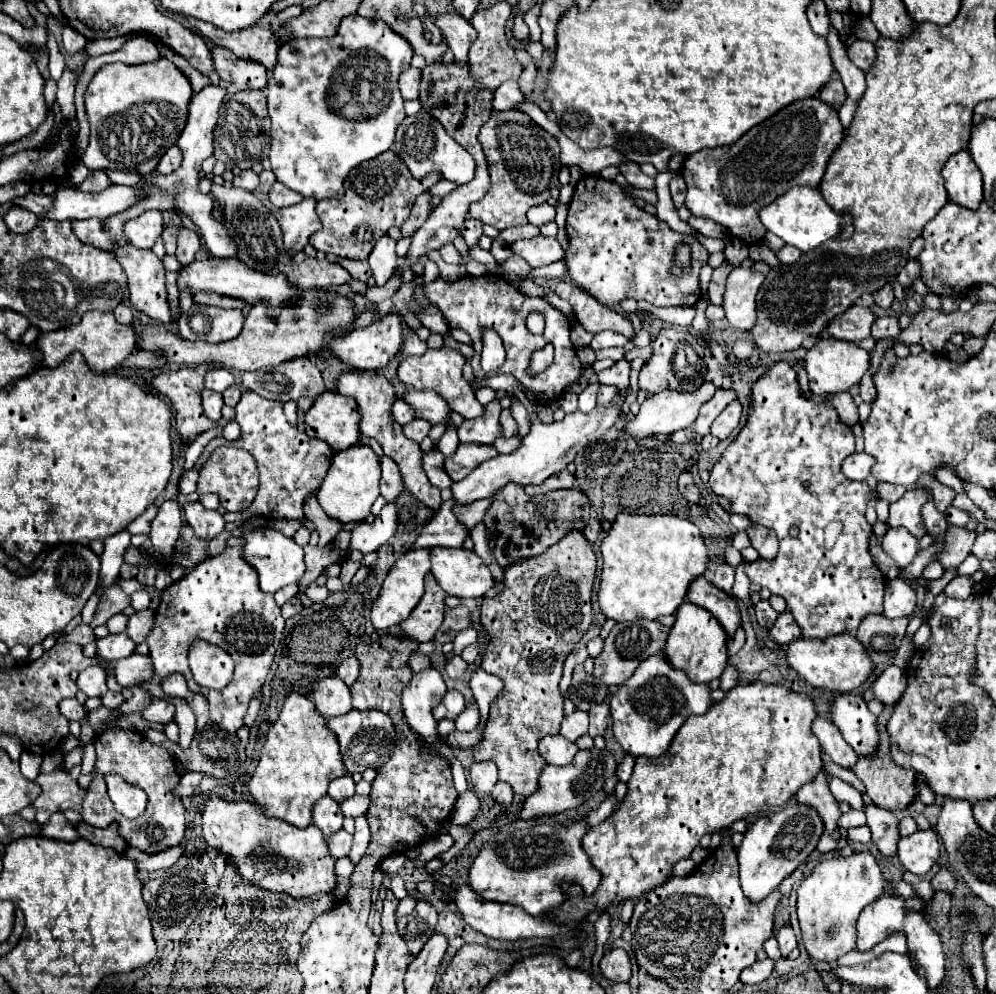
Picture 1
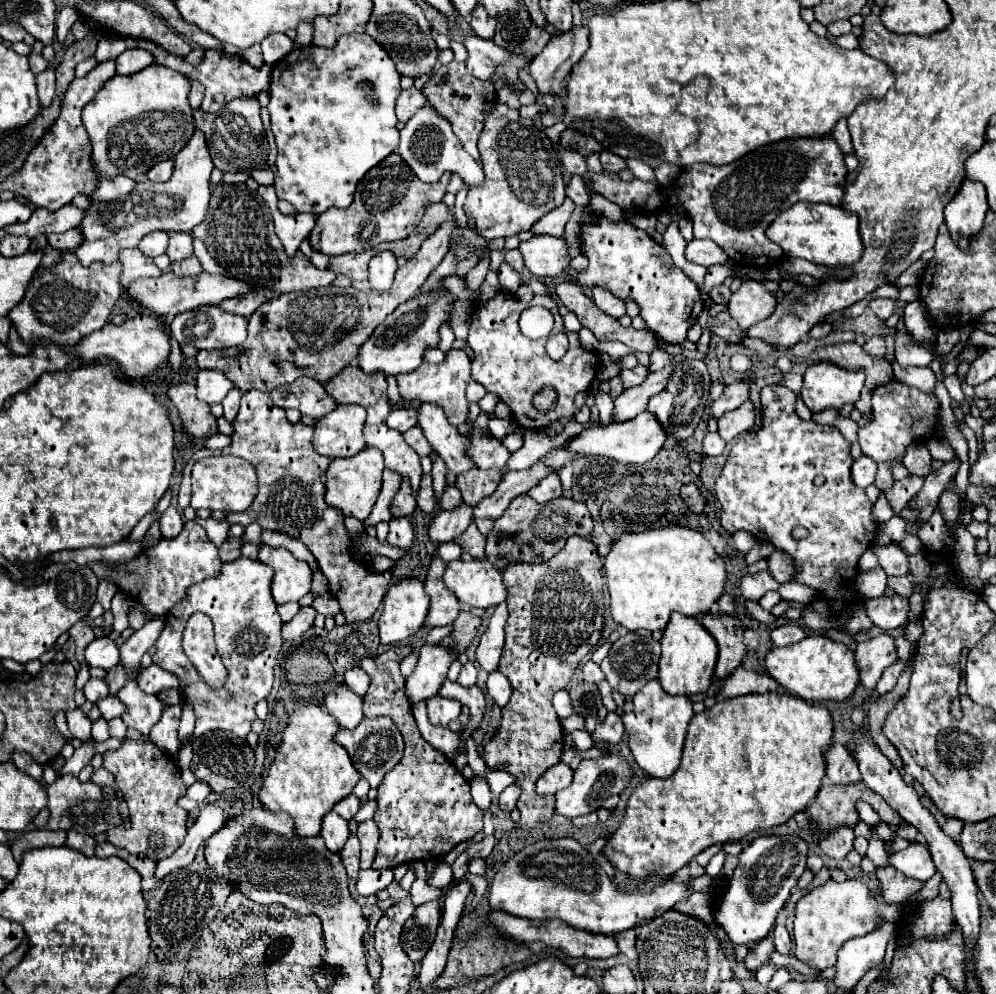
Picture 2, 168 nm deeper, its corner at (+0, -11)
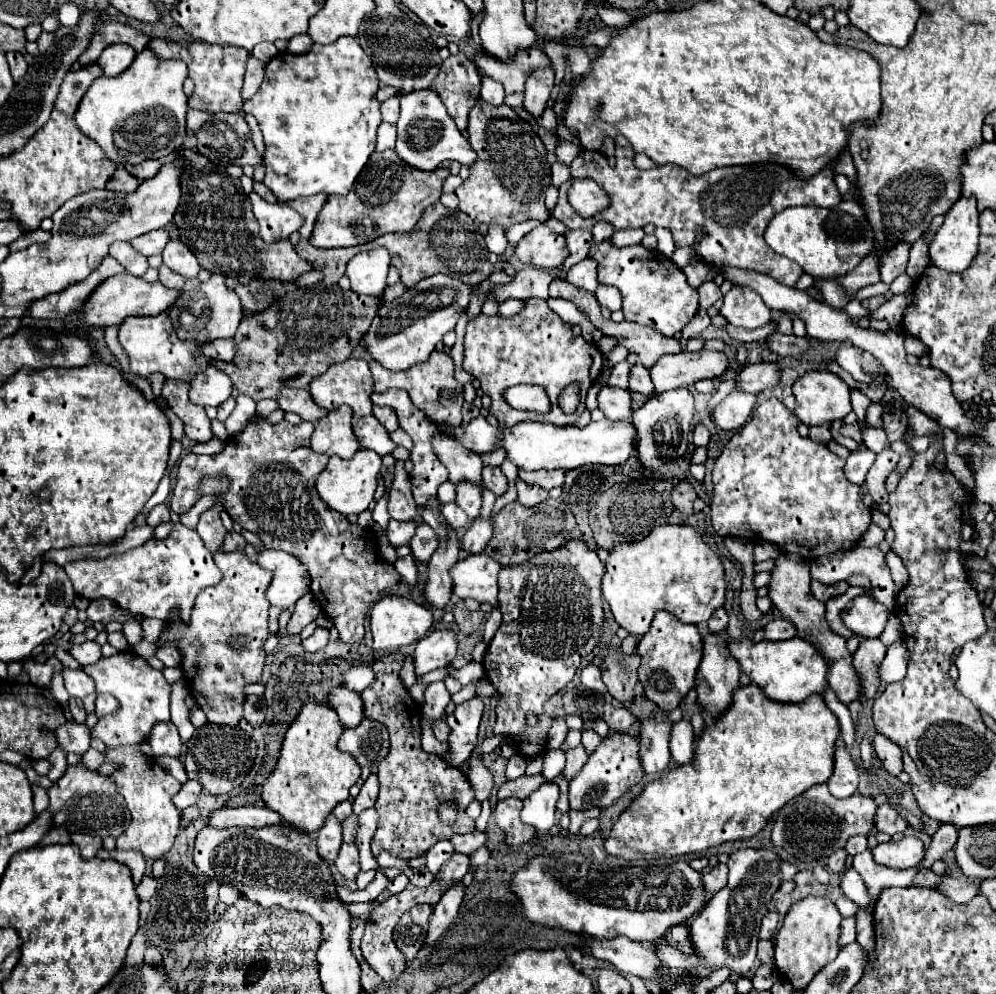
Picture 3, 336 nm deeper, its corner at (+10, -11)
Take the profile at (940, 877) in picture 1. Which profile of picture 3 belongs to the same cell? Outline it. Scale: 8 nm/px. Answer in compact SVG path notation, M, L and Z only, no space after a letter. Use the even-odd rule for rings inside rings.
M946 875L938 886L938 890L953 902L956 902L956 904L965 904L980 892L980 884Z

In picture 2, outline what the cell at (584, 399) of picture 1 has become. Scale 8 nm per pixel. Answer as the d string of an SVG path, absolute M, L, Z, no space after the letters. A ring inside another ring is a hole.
M600 390L600 392L596 394L596 408L598 408L598 412L600 412L600 422L602 422L602 424L610 422L608 418L612 418L612 410L614 410L614 402L612 402L612 398L608 396L608 392Z

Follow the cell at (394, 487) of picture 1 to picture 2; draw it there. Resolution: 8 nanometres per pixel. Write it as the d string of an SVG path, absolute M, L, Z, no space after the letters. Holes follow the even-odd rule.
M402 480L400 490L396 492L396 496L394 496L394 500L392 500L390 512L392 512L394 518L400 518L400 516L410 516L414 510L416 510L416 500L414 500L414 496L412 496L410 482L408 482L408 480Z

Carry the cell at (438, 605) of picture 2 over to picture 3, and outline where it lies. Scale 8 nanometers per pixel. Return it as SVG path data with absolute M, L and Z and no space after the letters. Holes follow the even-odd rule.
M440 506L424 508L422 520L436 530L440 544L438 550L432 554L428 562L428 580L424 586L424 600L432 604L432 608L446 608L452 596L452 582L450 582L450 568L458 562L460 542L454 528L442 516Z

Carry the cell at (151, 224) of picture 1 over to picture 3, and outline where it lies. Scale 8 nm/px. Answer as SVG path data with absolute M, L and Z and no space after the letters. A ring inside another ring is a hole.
M154 230L154 232L148 232L140 238L134 238L132 240L132 246L136 252L140 252L142 256L154 256L154 254L162 254L166 242L170 240L168 232L166 230Z

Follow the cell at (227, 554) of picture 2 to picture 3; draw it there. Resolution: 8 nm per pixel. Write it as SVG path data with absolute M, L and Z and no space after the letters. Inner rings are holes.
M228 532L228 534L226 534L226 540L224 540L224 546L222 546L220 550L232 552L232 550L244 550L244 546L246 546L246 540L242 538L242 534Z

